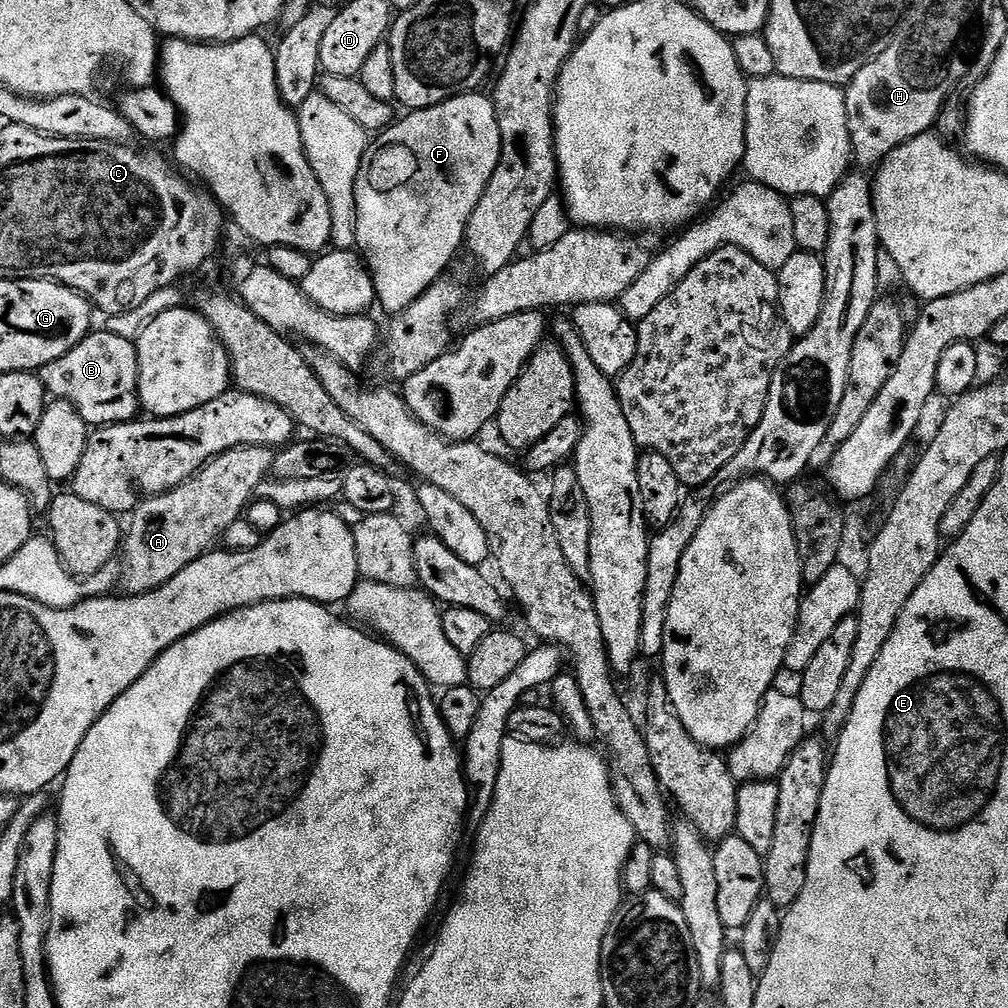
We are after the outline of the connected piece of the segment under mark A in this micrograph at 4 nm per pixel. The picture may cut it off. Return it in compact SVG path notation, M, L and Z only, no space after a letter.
M235 448L214 458L178 487L160 496L149 496L133 508L132 521L126 524L122 536L123 591L133 596L152 592L170 582L190 562L213 551L223 541L226 530L245 515L258 486L272 472L273 459L271 448Z

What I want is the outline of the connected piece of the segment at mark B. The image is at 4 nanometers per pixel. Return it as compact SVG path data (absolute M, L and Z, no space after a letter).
M107 330L89 332L86 338L82 338L82 342L78 342L78 346L74 346L74 350L62 354L62 358L39 369L38 375L49 397L70 402L70 406L74 406L74 410L78 410L78 414L82 414L82 418L90 426L126 424L129 420L137 419L141 411L140 367L135 343Z

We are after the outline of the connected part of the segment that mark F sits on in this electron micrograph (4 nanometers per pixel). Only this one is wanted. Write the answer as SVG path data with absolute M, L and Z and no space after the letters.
M479 91L468 92L464 96L455 96L441 104L435 104L429 108L417 108L407 113L405 120L397 119L385 132L379 133L369 143L366 154L362 158L362 166L358 170L356 179L356 209L358 210L358 234L356 235L356 248L358 249L367 269L374 282L376 291L376 304L384 307L391 314L405 312L418 297L424 295L424 291L431 284L436 283L445 275L448 263L456 256L456 251L465 247L464 235L470 222L470 214L478 206L494 170L500 164L500 151L502 150L502 138L498 134L498 114L496 105L487 95Z

